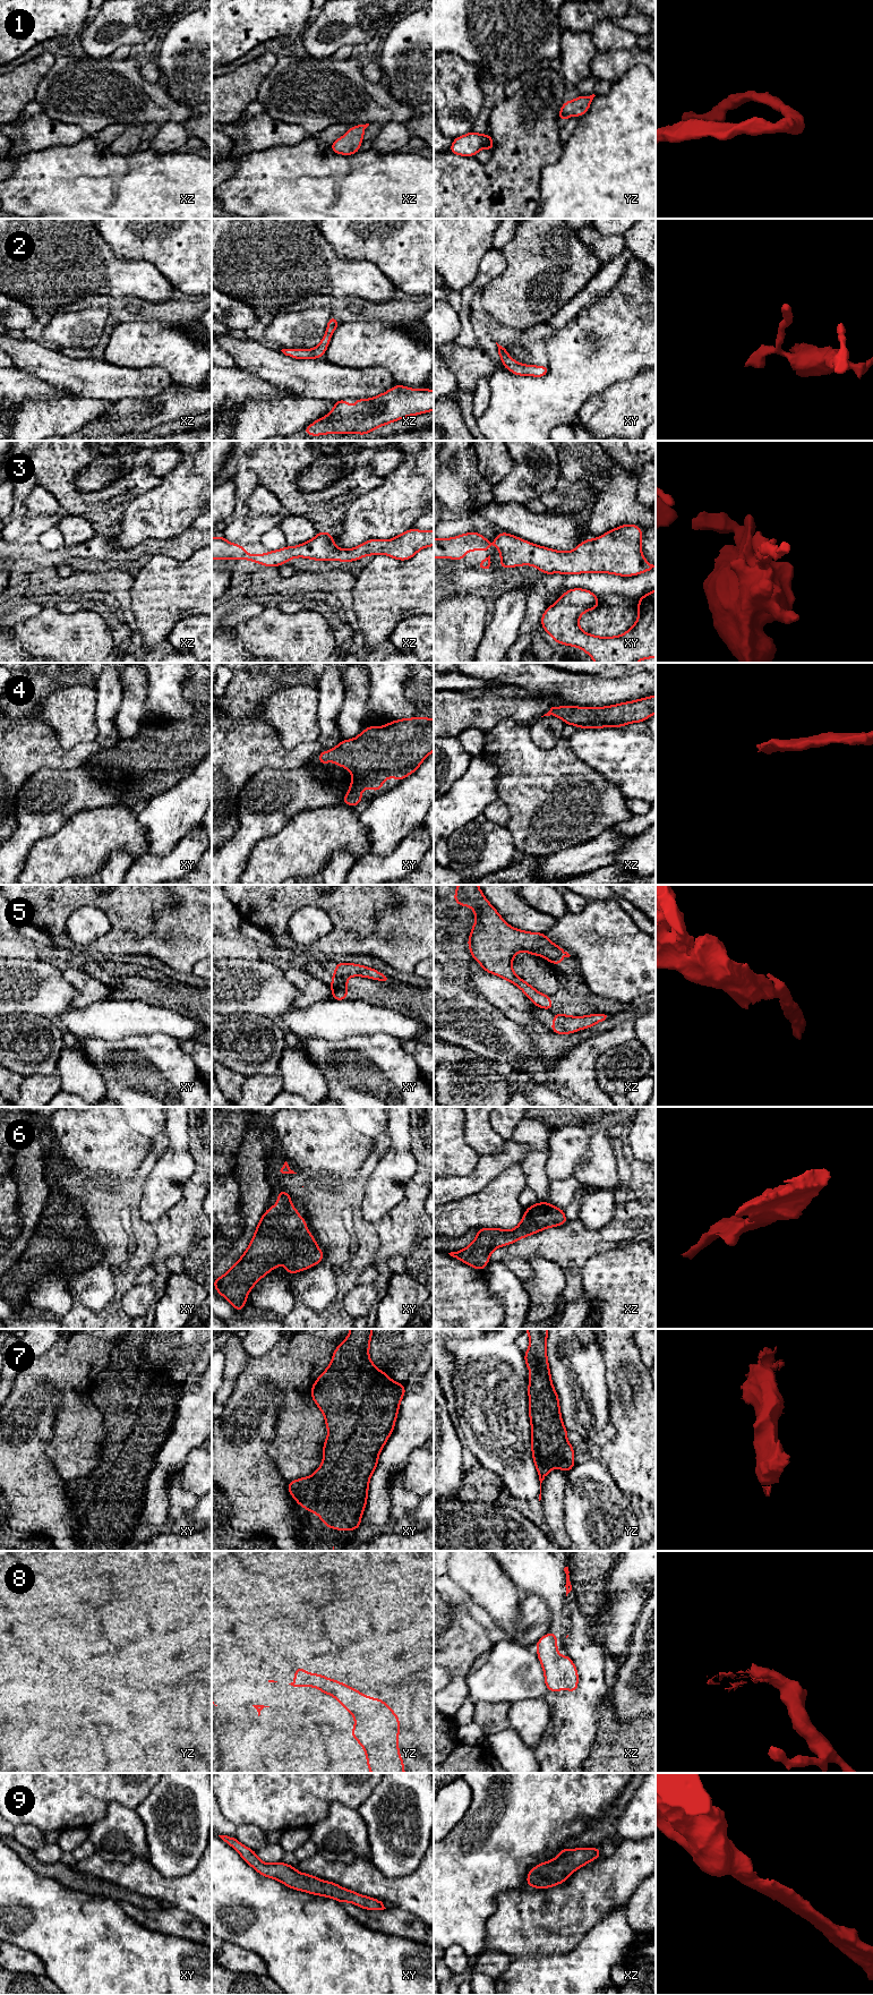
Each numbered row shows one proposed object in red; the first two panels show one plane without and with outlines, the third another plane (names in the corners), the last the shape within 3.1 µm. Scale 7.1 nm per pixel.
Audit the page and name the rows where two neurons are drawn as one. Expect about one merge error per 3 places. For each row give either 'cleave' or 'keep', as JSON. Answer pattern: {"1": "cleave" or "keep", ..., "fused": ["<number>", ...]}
{"1": "keep", "2": "keep", "3": "keep", "4": "keep", "5": "cleave", "6": "keep", "7": "keep", "8": "keep", "9": "keep", "fused": ["5"]}

